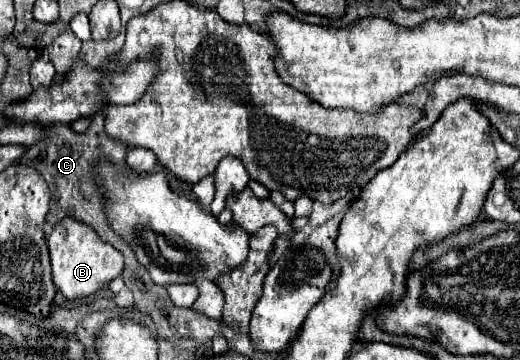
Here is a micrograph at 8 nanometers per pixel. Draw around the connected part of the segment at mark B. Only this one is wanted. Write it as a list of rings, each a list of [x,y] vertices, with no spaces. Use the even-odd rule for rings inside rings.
[[[66,217],[54,225],[54,231],[48,237],[48,247],[54,283],[68,299],[88,297],[100,291],[104,285],[116,279],[124,267],[124,257],[120,251],[116,251],[110,243],[104,243],[90,225],[72,217]]]

